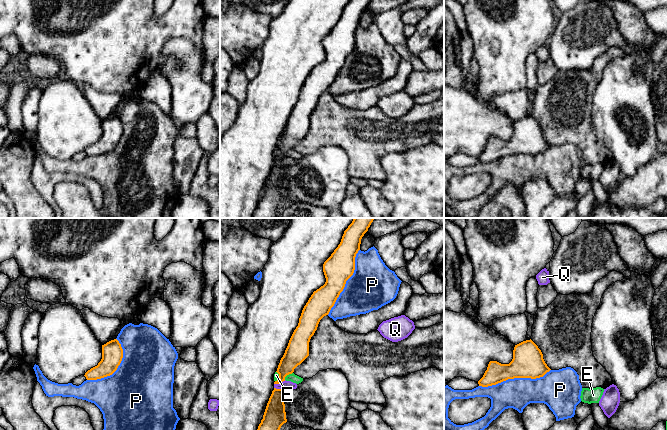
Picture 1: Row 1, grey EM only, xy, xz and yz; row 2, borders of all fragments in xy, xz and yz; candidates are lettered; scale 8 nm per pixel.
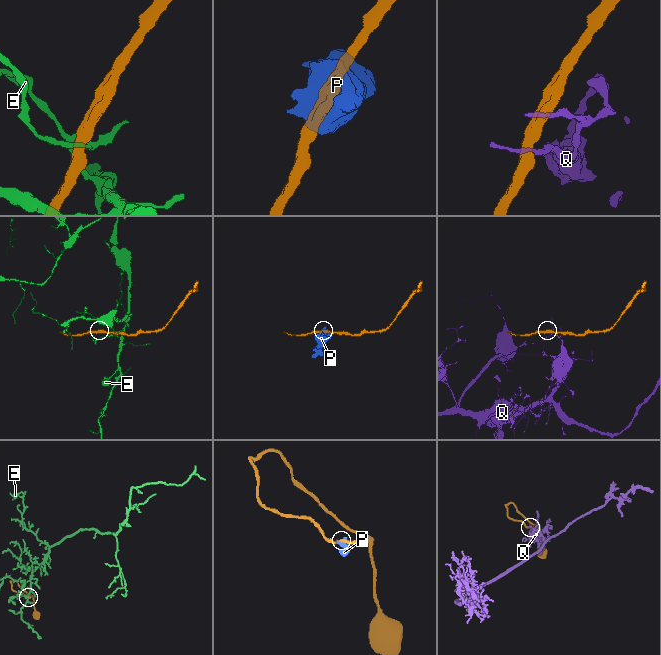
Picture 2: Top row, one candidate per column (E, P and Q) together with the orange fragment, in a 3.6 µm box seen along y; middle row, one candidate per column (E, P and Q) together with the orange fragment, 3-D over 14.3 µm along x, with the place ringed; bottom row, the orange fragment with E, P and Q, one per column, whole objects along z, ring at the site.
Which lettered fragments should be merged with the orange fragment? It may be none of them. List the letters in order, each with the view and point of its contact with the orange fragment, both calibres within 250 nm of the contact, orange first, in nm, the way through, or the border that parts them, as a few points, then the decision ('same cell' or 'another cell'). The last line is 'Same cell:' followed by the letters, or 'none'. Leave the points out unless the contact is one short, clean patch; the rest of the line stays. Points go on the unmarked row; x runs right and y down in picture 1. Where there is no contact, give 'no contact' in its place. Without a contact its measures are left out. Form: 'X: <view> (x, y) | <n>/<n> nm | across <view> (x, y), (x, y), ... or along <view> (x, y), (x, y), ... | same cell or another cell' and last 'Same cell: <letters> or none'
E: xz (287, 150) | 180/70 nm | another cell
P: yz (514, 153) | 240/240 nm | another cell
Q: xz (279, 159) | 160/80 nm | along xz (285, 156), (274, 160) | another cell
Same cell: none

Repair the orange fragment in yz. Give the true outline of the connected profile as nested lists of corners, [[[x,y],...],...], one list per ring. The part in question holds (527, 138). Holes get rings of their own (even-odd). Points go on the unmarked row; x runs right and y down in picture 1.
[[[444,86],[444,156],[464,153],[488,163],[508,155],[540,154],[550,146],[541,126],[531,115],[515,121],[493,104],[483,101],[477,93],[464,87]]]

